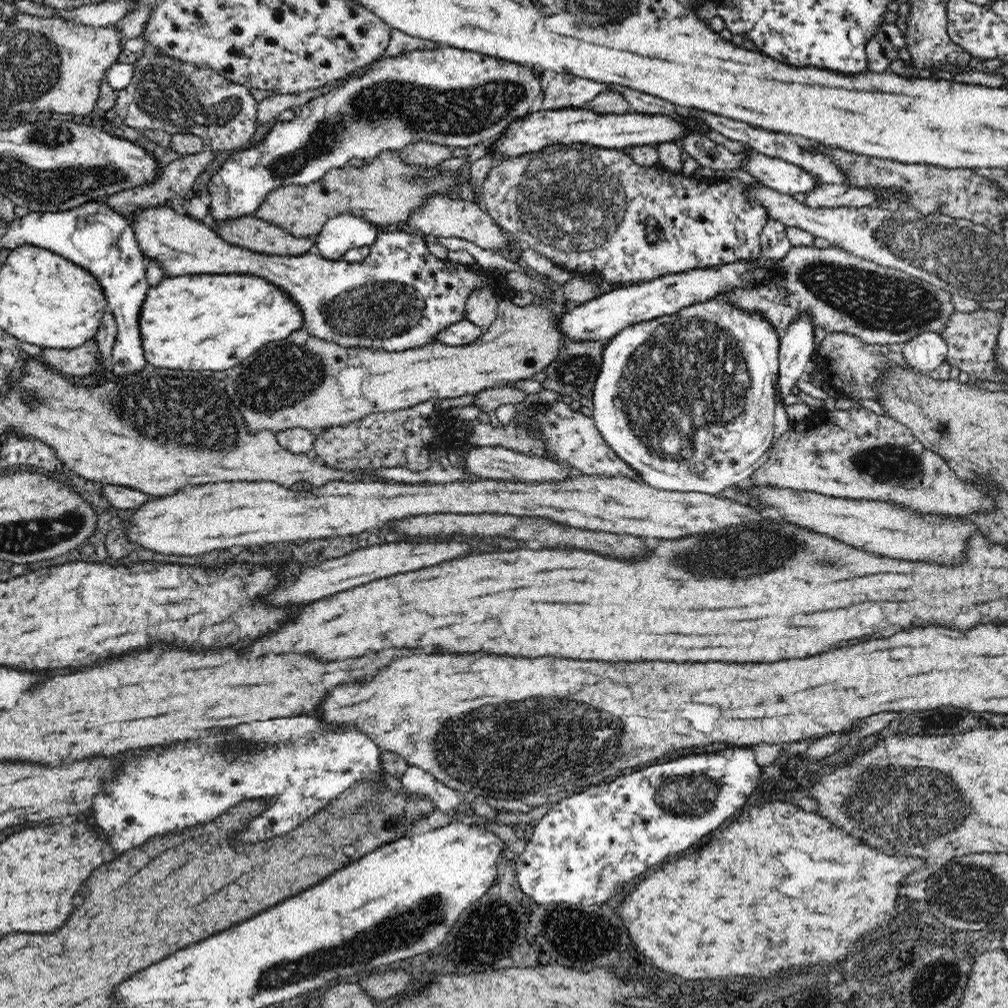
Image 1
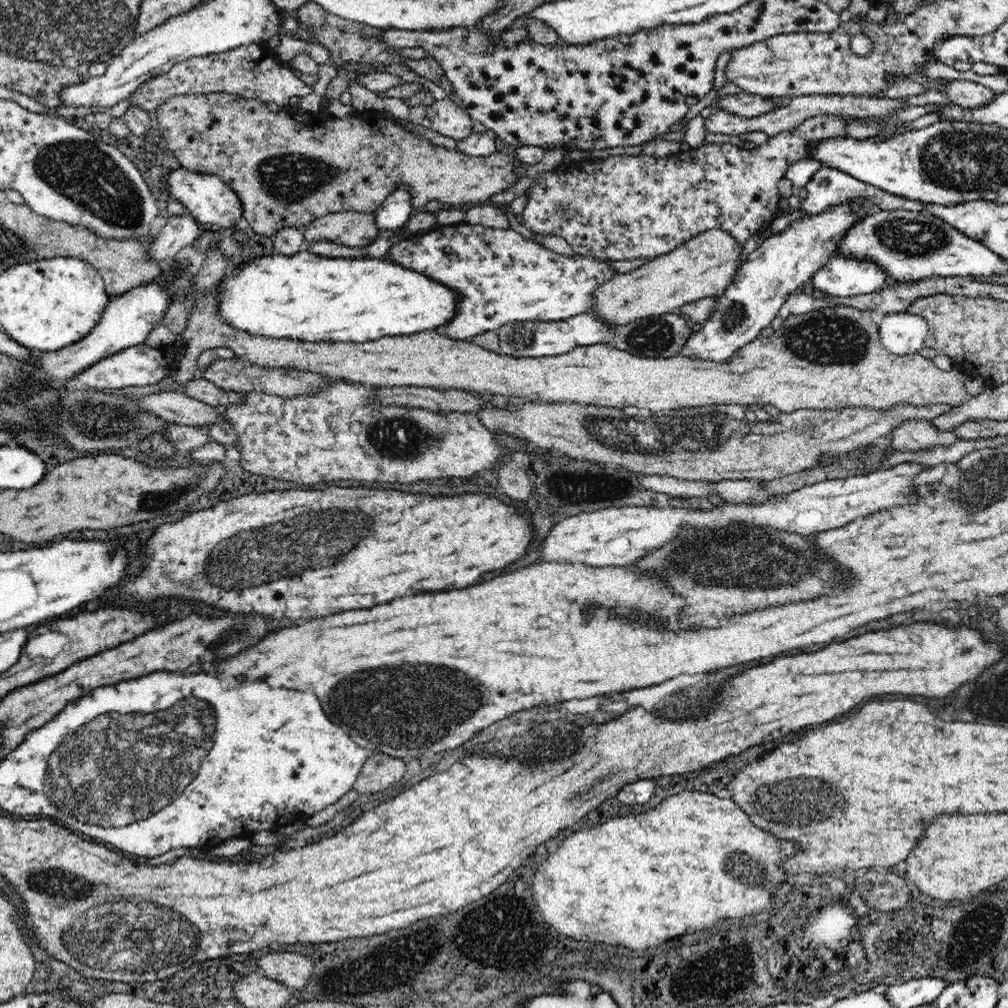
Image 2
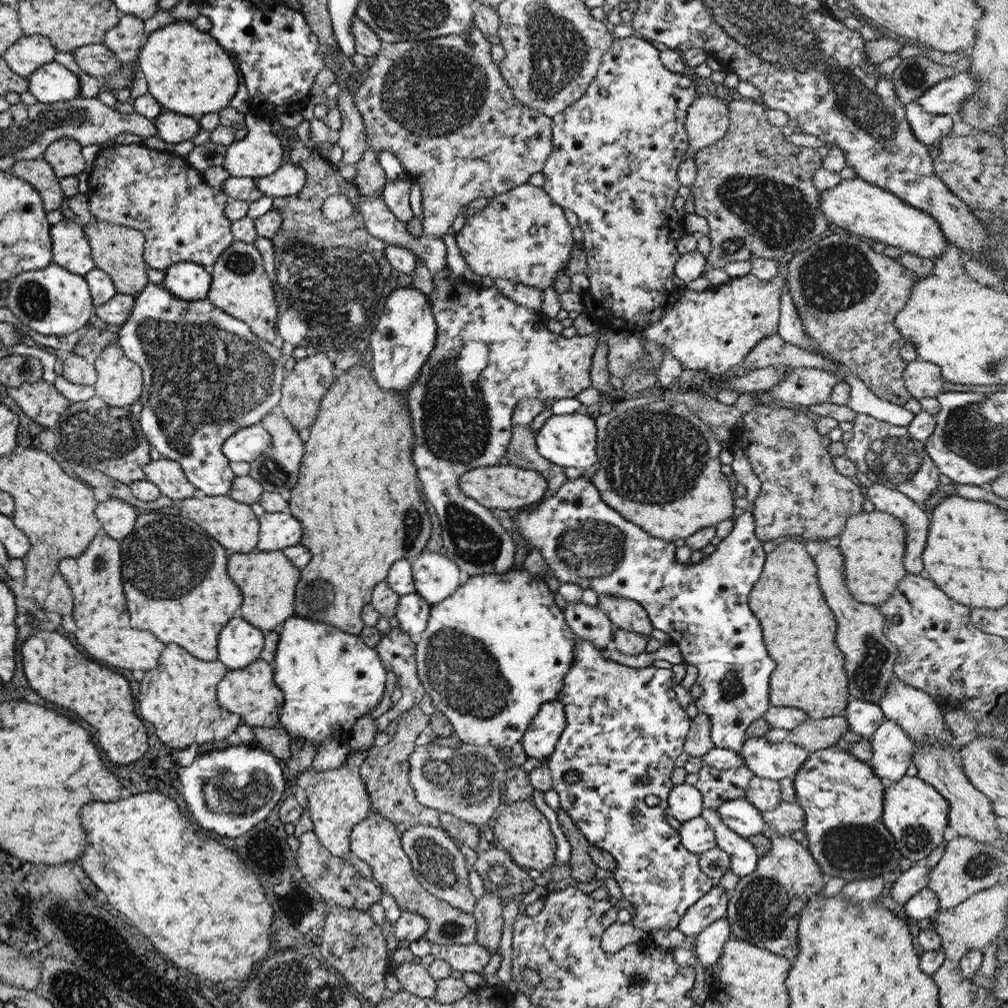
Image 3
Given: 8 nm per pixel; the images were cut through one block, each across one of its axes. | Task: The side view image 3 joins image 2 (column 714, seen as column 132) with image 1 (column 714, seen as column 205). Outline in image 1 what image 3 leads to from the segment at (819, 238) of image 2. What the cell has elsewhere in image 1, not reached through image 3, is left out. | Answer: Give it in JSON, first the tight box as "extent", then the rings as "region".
{"extent":[589,298,792,495],"region":[[[716,298],[692,303],[674,314],[662,315],[627,326],[604,342],[603,361],[593,386],[593,398],[589,412],[607,445],[638,474],[640,481],[644,484],[668,492],[725,495],[727,489],[732,489],[737,484],[744,484],[754,474],[754,471],[769,459],[775,442],[792,424],[784,411],[784,406],[778,405],[776,395],[780,336],[765,318],[734,308]]]}

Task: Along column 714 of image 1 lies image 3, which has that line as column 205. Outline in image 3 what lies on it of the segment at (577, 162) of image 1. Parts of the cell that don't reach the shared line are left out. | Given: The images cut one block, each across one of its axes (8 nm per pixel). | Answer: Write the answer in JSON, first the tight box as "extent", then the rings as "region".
{"extent":[85,143,236,272],"region":[[[114,143],[100,148],[87,175],[85,196],[91,217],[144,234],[143,261],[147,268],[160,272],[177,262],[193,262],[211,269],[221,251],[236,241],[230,231],[231,221],[224,215],[228,197],[220,188],[207,185],[201,172],[171,151],[149,149],[143,144],[121,146]]]}

